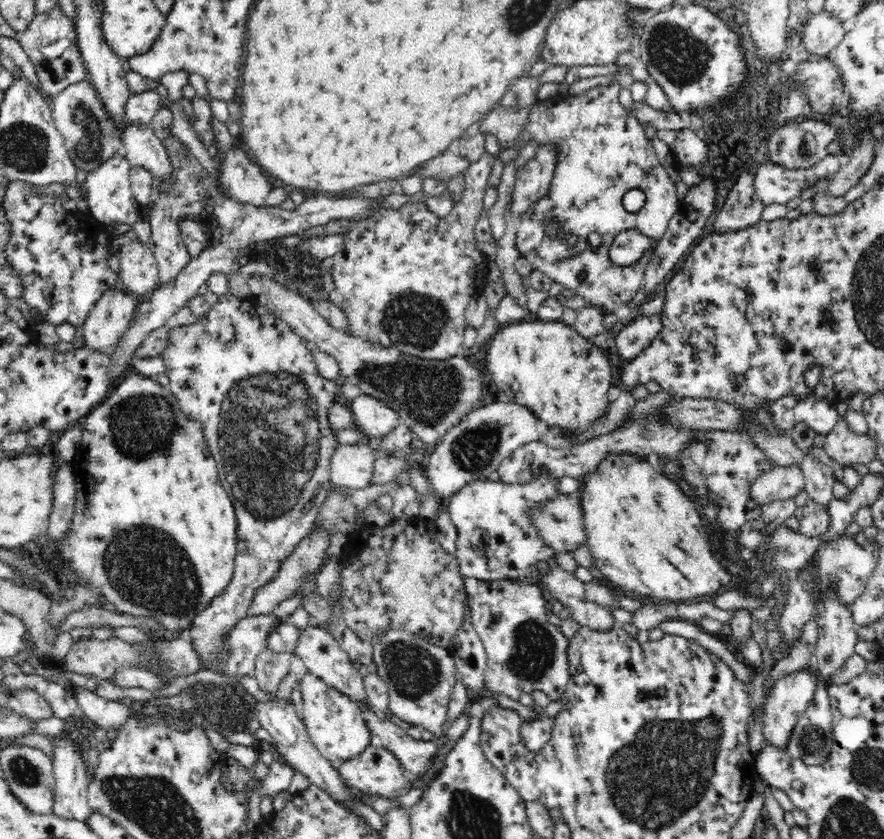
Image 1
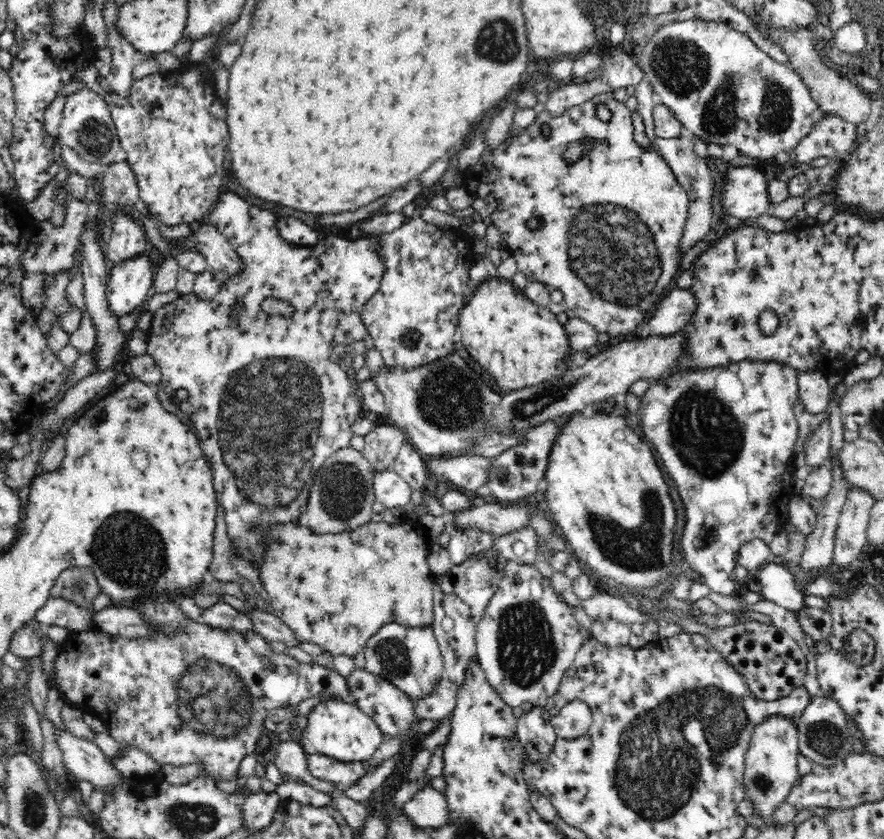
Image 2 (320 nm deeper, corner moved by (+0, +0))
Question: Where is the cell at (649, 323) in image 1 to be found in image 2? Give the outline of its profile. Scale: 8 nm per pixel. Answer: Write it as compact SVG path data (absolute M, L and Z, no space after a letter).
M675 287L659 299L650 320L646 323L643 336L670 336L679 332L688 322L695 309L695 301L689 289Z

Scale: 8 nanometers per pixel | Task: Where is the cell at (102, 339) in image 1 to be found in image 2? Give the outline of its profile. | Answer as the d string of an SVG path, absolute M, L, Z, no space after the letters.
M150 256L112 265L106 287L107 308L114 317L139 311L152 293Z

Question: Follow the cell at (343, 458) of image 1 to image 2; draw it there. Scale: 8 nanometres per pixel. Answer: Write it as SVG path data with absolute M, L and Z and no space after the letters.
M391 468L374 470L373 491L375 500L385 508L406 507L411 500L413 488Z

